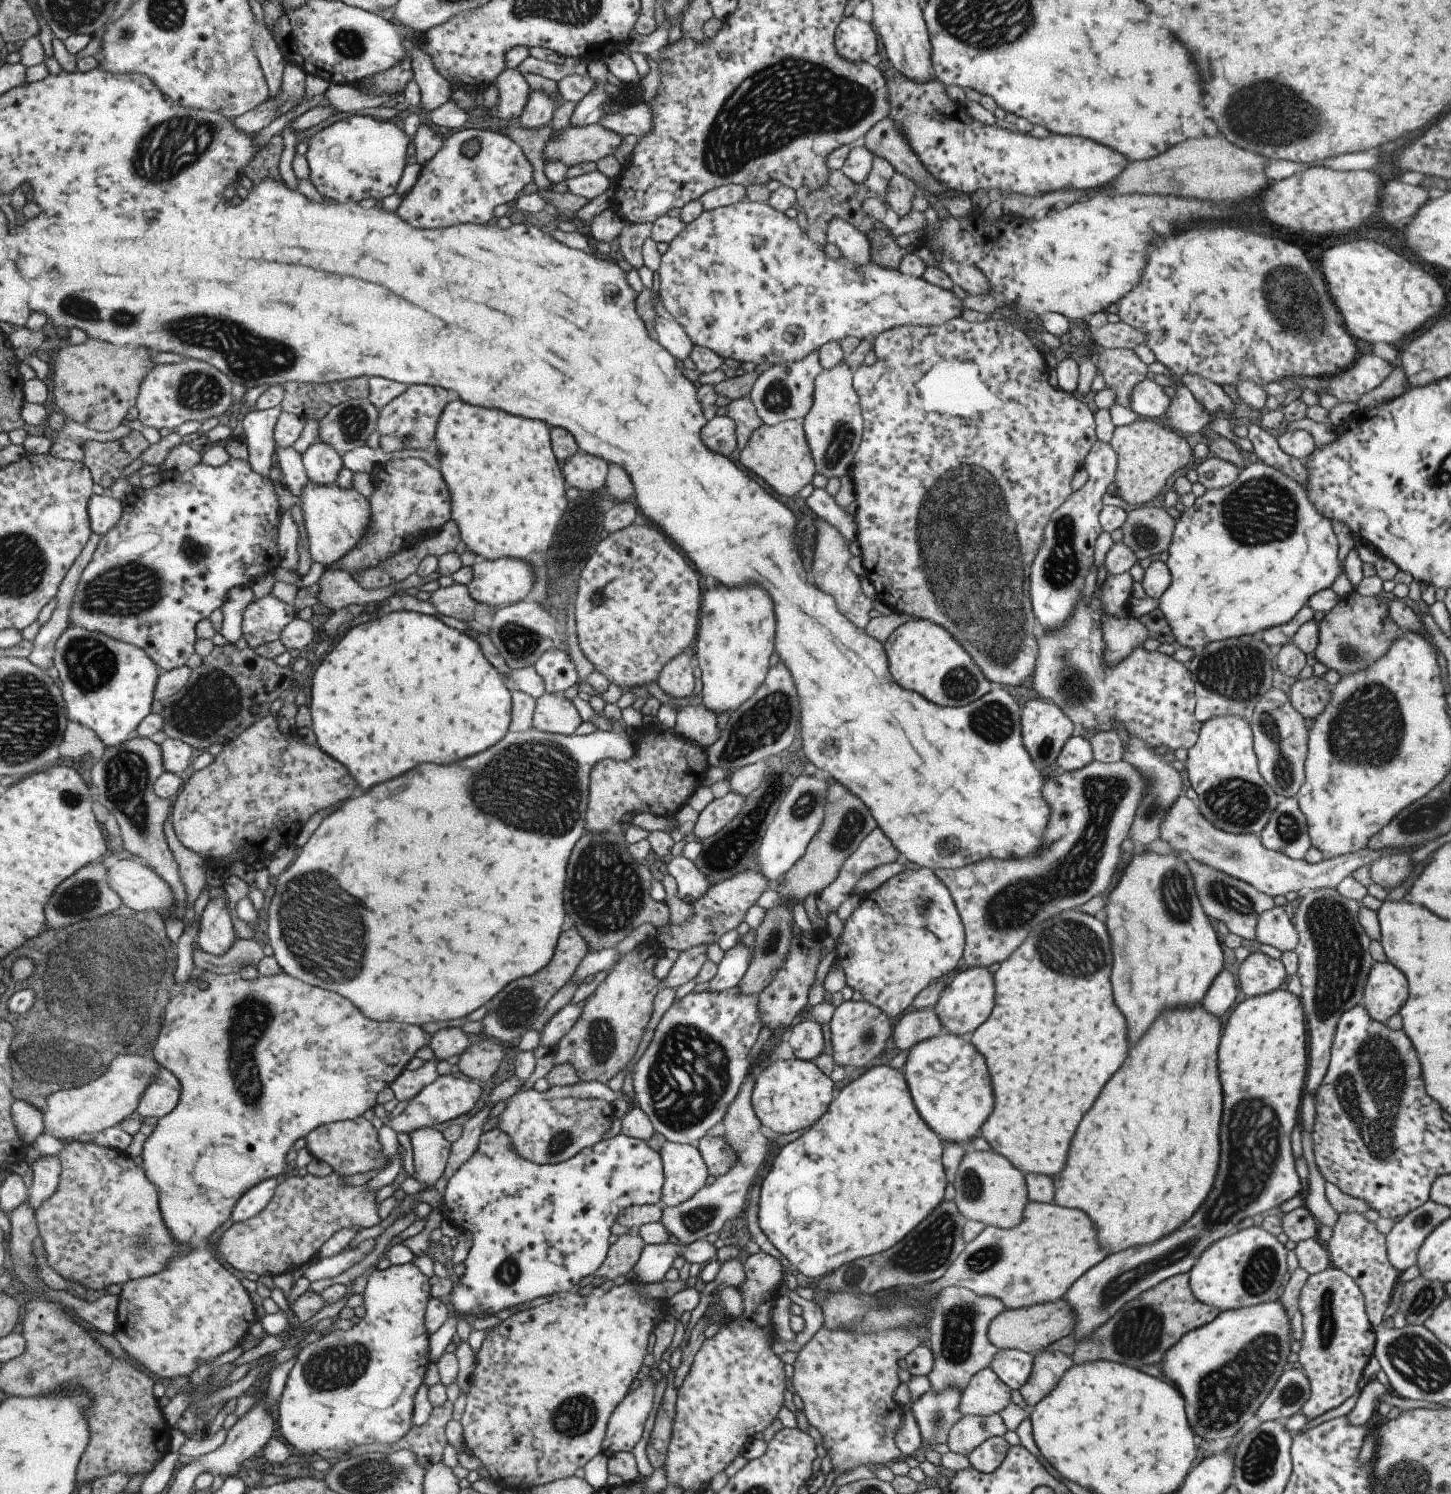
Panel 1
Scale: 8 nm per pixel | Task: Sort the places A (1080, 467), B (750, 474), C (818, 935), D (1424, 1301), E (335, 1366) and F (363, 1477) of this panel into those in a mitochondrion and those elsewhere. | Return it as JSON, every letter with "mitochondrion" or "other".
{"A":"other","B":"other","C":"other","D":"mitochondrion","E":"mitochondrion","F":"mitochondrion"}

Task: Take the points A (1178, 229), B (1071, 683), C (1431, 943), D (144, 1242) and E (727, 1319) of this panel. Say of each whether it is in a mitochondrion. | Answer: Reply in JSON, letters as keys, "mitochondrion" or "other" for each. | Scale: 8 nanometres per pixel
{"A":"other","B":"mitochondrion","C":"other","D":"mitochondrion","E":"other"}

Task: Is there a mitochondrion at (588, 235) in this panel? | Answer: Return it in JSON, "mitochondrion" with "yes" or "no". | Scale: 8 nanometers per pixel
{"mitochondrion":"no"}

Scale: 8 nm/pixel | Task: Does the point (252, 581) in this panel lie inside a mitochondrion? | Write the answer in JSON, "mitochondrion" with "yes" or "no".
{"mitochondrion":"no"}

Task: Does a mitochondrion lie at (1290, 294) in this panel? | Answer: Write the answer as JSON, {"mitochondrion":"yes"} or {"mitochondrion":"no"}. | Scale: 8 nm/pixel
{"mitochondrion":"yes"}

